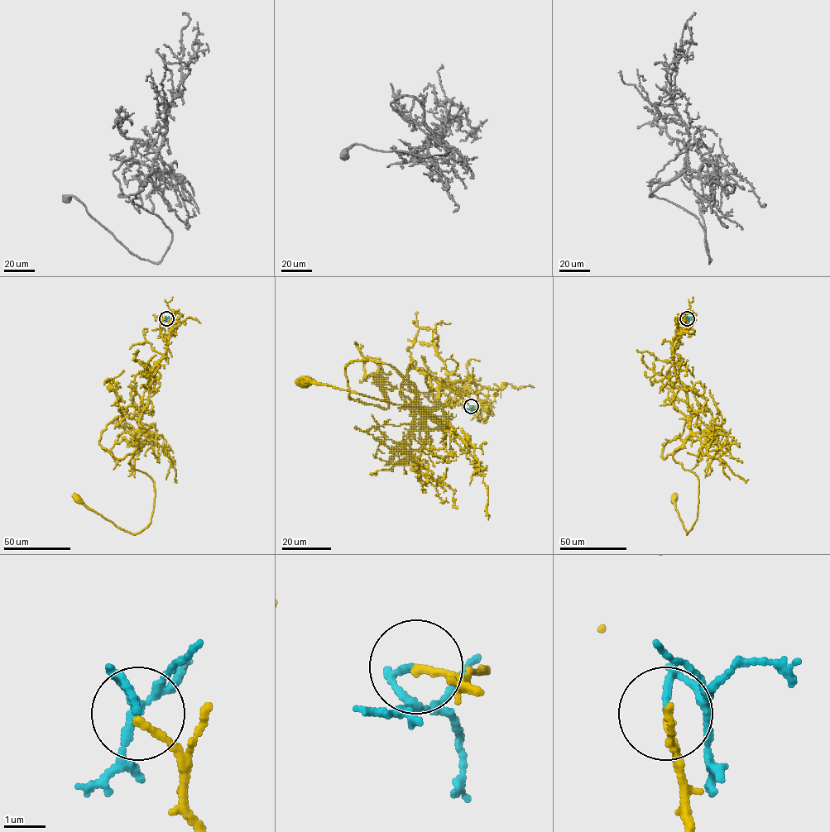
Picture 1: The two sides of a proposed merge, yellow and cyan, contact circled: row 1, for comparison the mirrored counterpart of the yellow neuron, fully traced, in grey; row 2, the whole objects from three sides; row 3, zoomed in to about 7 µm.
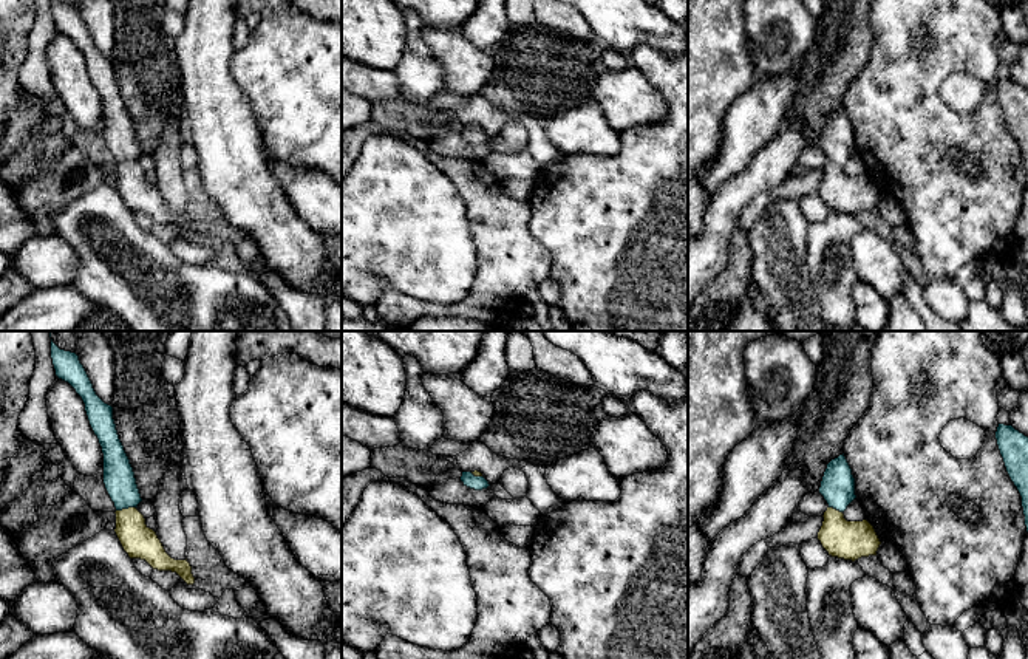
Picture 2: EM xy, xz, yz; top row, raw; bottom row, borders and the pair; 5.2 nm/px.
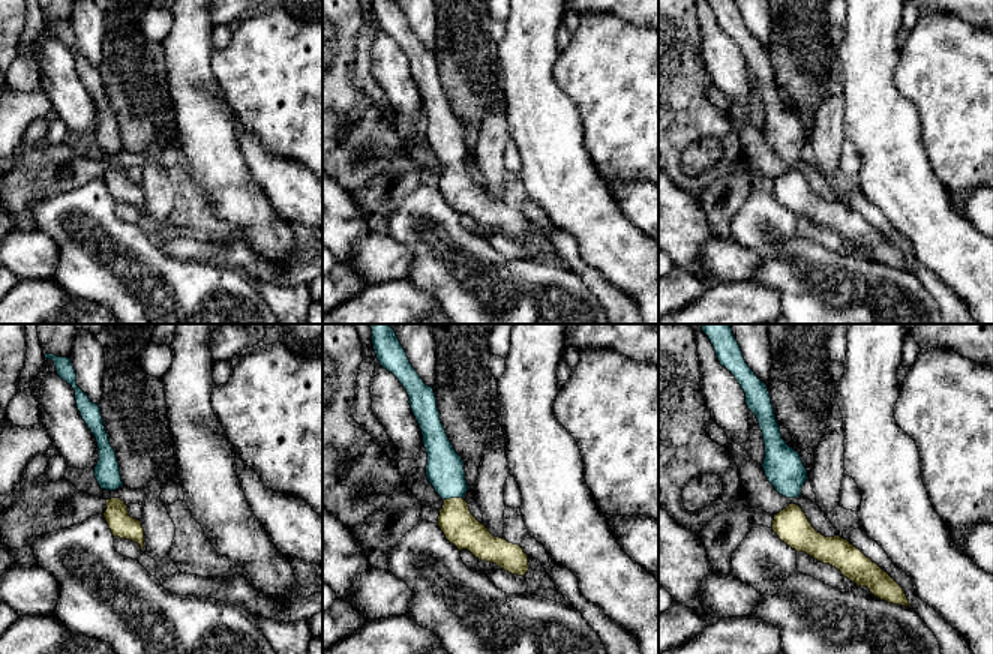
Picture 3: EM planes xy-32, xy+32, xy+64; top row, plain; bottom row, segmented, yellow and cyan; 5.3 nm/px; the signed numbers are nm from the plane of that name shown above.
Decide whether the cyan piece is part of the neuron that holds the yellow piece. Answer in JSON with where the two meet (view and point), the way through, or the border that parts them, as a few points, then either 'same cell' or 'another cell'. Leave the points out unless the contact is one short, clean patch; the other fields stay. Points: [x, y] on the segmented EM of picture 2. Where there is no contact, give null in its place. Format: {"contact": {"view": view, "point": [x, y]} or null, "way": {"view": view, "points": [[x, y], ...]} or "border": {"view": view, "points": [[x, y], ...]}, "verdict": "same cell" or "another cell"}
{"contact": {"view": "xy", "point": [125, 509]}, "way": {"view": "xy", "points": [[139, 542], [130, 528], [125, 509], [125, 495], [119, 480]]}, "verdict": "same cell"}

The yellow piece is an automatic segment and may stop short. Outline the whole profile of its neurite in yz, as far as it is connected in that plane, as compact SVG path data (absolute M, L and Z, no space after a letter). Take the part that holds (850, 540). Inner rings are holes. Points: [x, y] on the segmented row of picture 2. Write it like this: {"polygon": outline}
{"polygon": "M844 453L827 464L819 493L829 507L818 540L829 555L852 562L877 555L881 541L873 526L867 520L847 521L842 514L856 498L855 478Z"}

